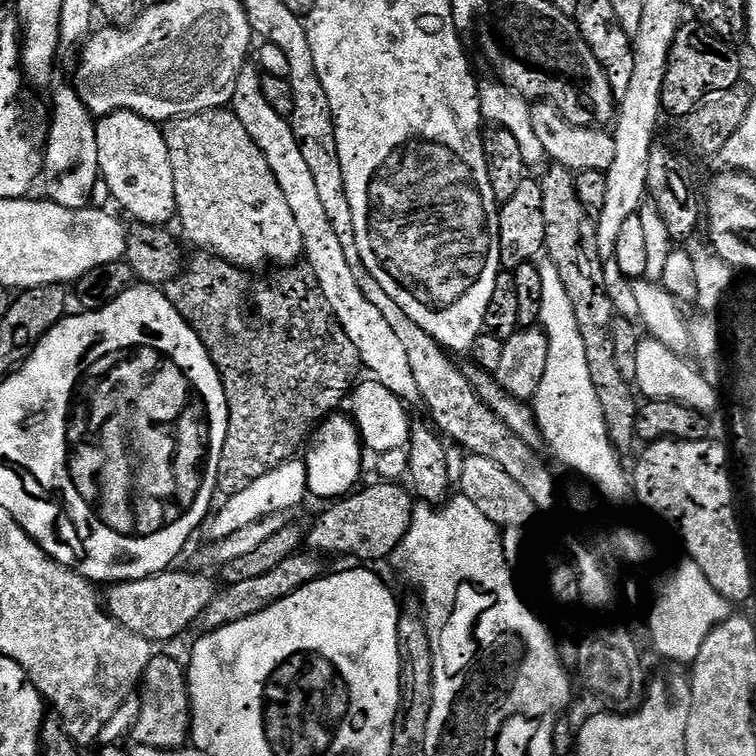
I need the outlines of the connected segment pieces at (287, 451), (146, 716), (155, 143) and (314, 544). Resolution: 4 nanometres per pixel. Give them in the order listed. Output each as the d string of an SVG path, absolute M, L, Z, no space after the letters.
M196 254L192 261L191 259L187 261L182 273L166 285L168 301L174 306L174 310L178 310L182 319L195 330L202 346L206 346L206 350L218 370L226 394L228 429L226 430L226 442L222 446L222 458L218 462L218 482L216 483L219 495L224 498L246 490L246 486L250 486L250 482L258 482L258 478L262 478L262 474L270 474L270 470L274 470L285 464L287 460L293 459L299 453L296 451L299 448L301 451L305 447L306 441L311 437L317 425L333 415L339 409L336 407L343 400L345 403L349 399L358 380L356 375L362 372L358 350L346 336L346 331L336 321L330 306L327 305L326 298L323 297L322 290L319 288L318 278L315 277L311 269L307 266L284 266L273 272L276 273L269 280L255 280L252 277L255 275L249 274L243 268L236 267L235 264L221 260L219 256Z
M153 655L148 669L144 671L142 692L144 697L140 700L140 721L132 728L133 741L142 746L150 746L158 750L166 750L169 754L185 747L189 743L192 734L192 702L188 699L188 678L186 668L172 656Z
M112 112L96 120L98 134L98 162L100 174L110 186L112 200L129 212L133 221L146 224L167 225L167 220L177 215L174 194L174 170L170 166L170 154L164 141L164 133L151 120L143 120L133 112Z
M375 483L329 503L332 505L317 518L316 525L312 529L309 527L306 532L306 544L313 553L321 557L353 556L356 562L387 561L391 557L410 530L414 500L409 489L399 488L399 483Z

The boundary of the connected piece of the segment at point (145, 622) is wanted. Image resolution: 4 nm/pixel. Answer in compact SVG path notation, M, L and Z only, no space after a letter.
M165 570L156 576L147 576L141 580L116 582L106 592L106 611L120 625L142 638L159 642L172 640L180 636L191 624L199 621L200 615L210 606L214 589L208 576L195 576L192 572Z

